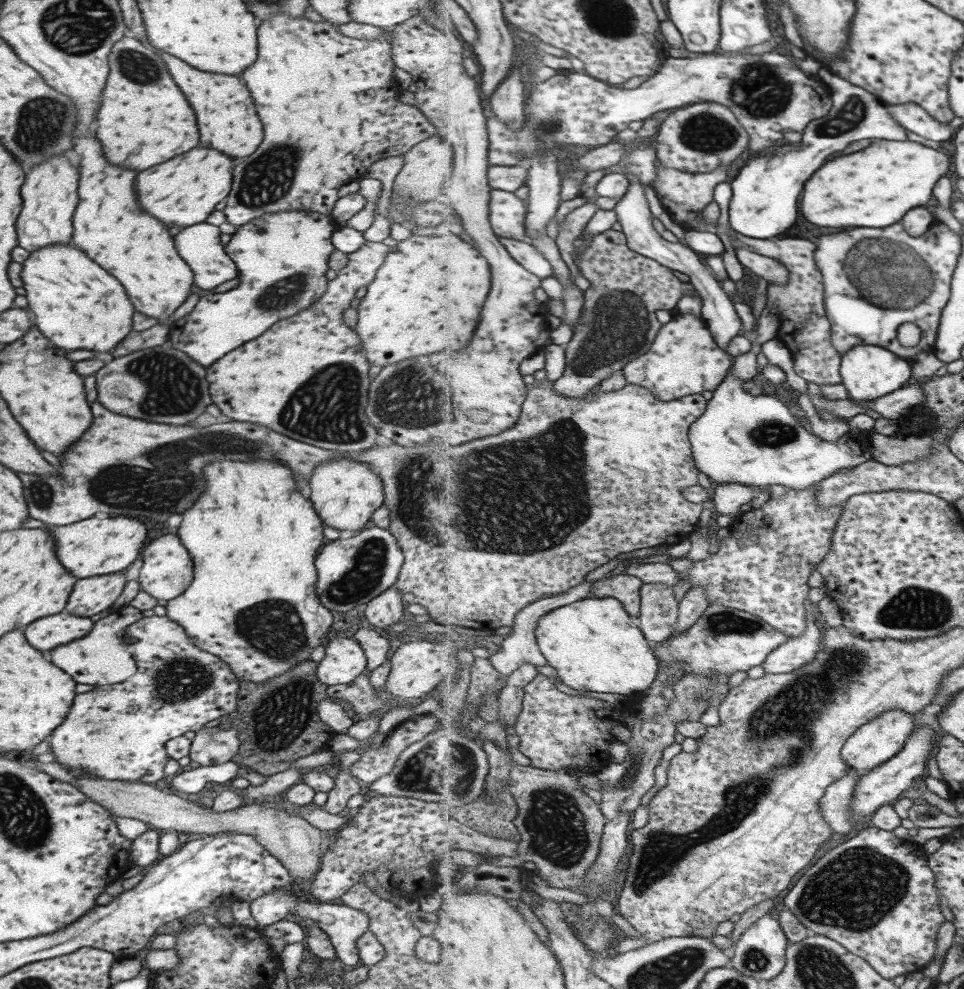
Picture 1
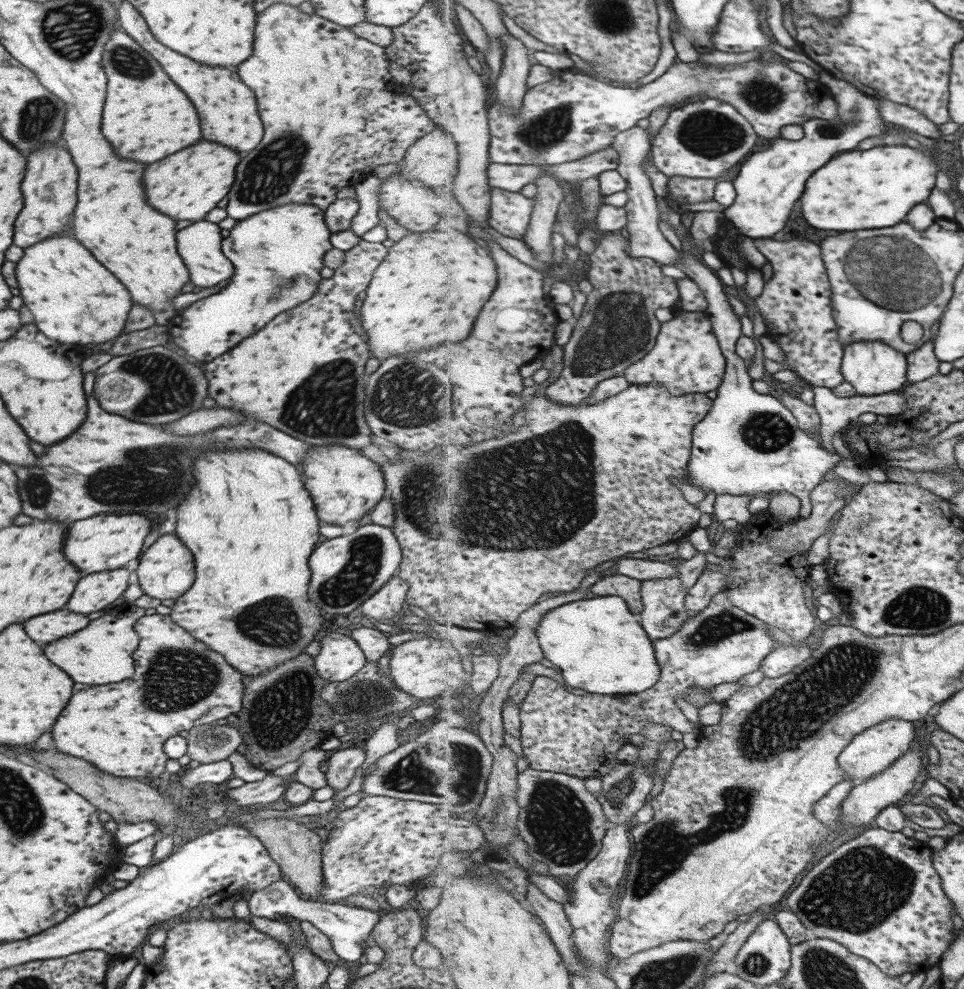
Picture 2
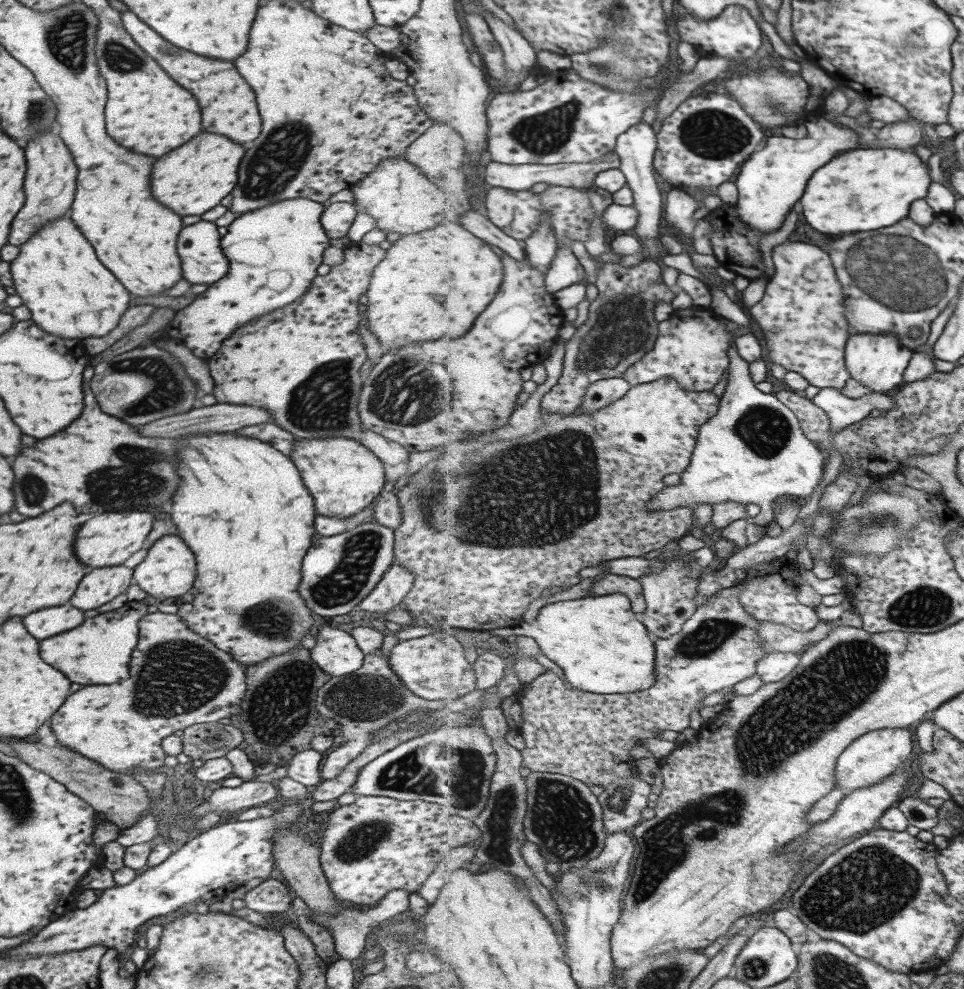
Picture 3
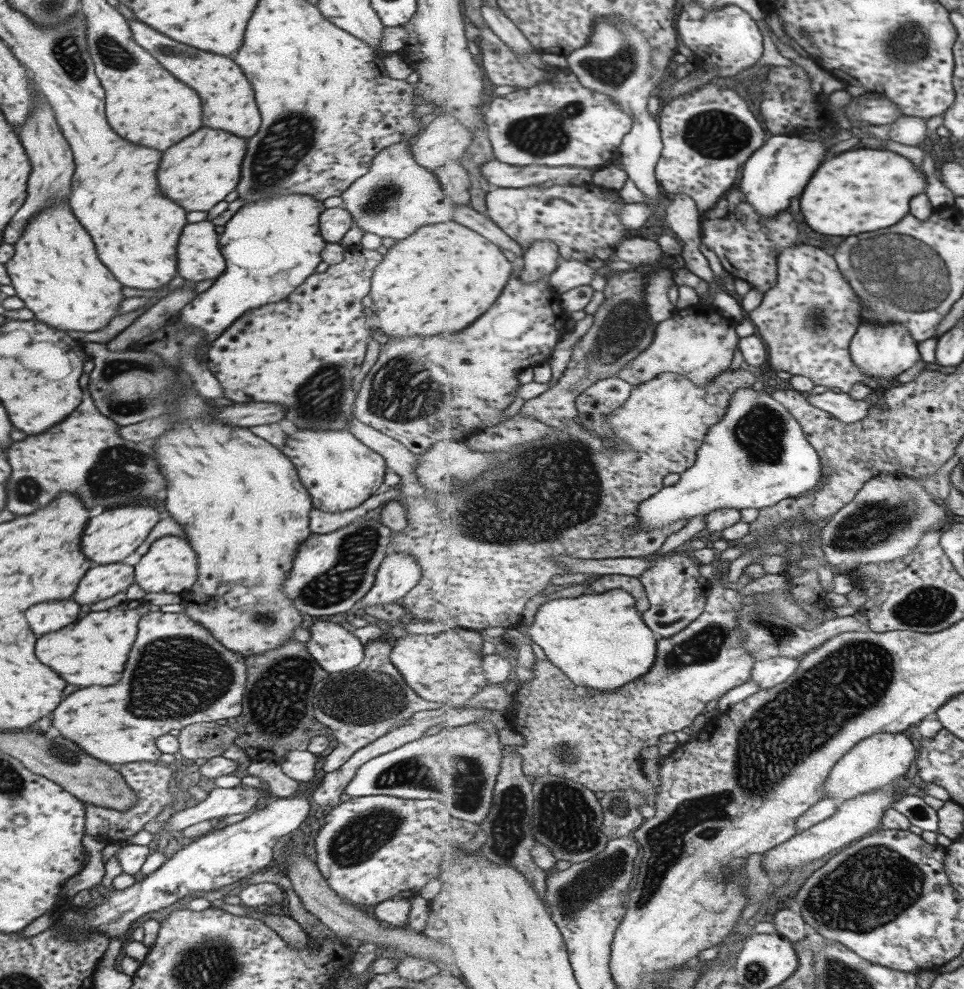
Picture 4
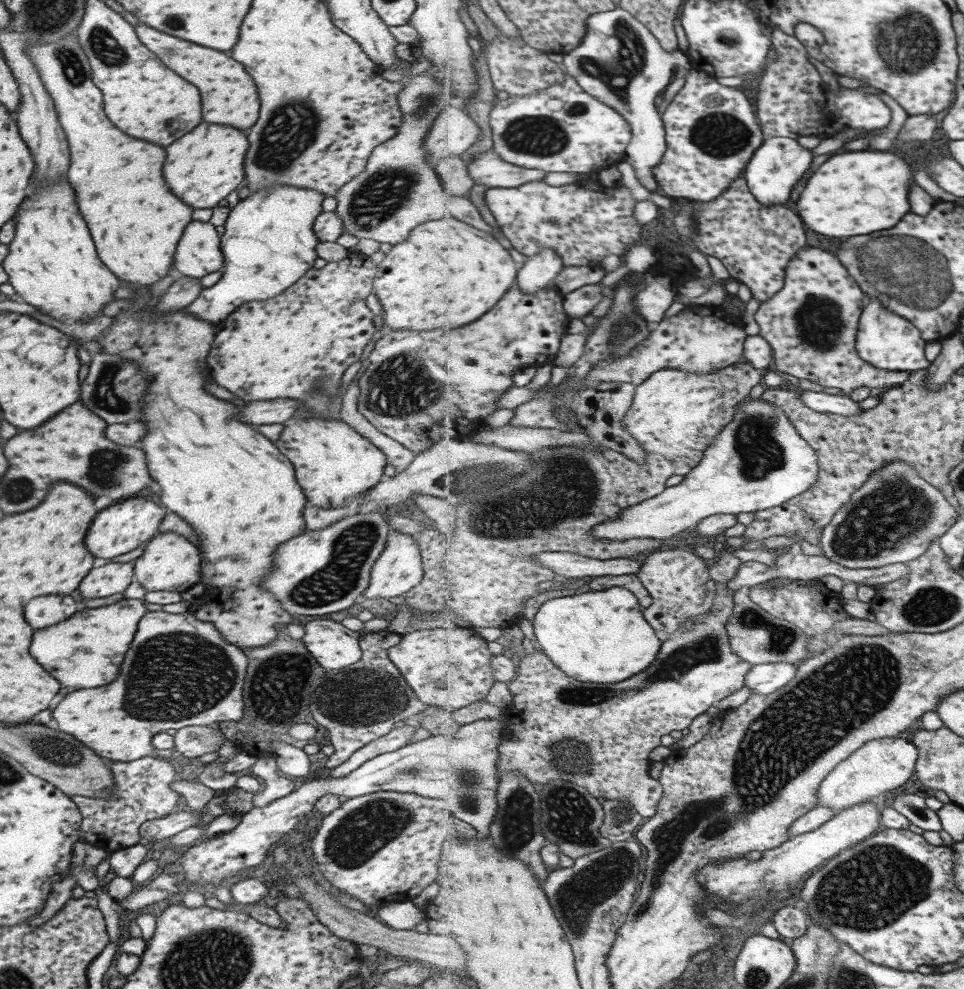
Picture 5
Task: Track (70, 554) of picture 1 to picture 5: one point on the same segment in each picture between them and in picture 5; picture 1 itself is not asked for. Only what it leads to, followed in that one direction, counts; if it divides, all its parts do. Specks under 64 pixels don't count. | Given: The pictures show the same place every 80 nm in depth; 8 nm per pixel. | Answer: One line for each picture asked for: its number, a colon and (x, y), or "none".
2: (100, 543)
3: (106, 540)
4: (107, 538)
5: (121, 528)

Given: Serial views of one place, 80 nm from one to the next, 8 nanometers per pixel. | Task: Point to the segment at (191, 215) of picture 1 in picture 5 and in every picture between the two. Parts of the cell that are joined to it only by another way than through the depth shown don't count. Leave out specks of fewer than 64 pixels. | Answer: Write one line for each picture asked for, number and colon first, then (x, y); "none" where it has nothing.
2: (186, 185)
3: (191, 179)
4: (199, 171)
5: (202, 167)

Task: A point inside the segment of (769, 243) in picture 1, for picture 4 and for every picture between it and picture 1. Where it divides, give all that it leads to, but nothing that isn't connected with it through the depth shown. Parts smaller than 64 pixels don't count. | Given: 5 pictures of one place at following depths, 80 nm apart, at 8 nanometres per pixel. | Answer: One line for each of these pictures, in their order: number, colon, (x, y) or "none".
2: (796, 303)
3: (803, 315)
4: (808, 321)

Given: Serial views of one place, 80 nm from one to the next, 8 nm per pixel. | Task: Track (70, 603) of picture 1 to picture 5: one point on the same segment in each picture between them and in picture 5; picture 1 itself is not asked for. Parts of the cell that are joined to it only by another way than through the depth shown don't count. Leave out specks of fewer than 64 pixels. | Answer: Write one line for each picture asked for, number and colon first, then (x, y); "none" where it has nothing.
2: (93, 592)
3: (100, 585)
4: (101, 582)
5: (111, 577)

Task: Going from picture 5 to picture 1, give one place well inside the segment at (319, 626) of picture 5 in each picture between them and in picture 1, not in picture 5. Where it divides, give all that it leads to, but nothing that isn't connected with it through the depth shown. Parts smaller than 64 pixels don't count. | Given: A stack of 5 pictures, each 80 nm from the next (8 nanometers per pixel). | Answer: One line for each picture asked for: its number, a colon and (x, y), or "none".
1: (343, 660)
2: (339, 657)
3: (335, 652)
4: (335, 649)

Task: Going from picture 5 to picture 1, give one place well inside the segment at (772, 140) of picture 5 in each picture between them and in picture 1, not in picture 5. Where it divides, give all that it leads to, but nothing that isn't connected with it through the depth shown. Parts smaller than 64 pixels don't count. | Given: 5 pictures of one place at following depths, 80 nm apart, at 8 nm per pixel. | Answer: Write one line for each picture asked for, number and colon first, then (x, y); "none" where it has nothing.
1: (765, 203)
2: (769, 183)
3: (771, 181)
4: (780, 170)

